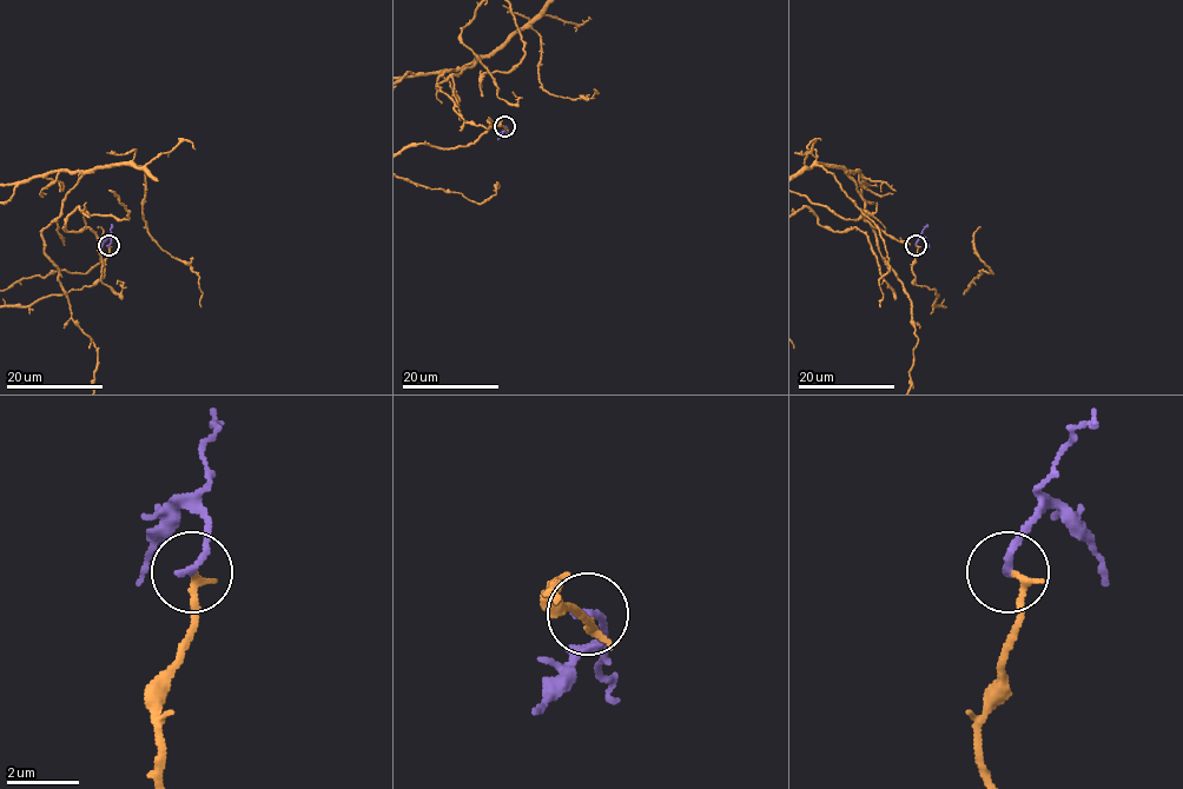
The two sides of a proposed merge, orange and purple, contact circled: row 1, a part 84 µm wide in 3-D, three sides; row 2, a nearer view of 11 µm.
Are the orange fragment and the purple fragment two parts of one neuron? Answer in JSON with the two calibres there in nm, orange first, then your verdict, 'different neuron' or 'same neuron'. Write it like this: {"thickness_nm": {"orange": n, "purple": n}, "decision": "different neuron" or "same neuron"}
{"thickness_nm": {"orange": 220, "purple": 200}, "decision": "different neuron"}

